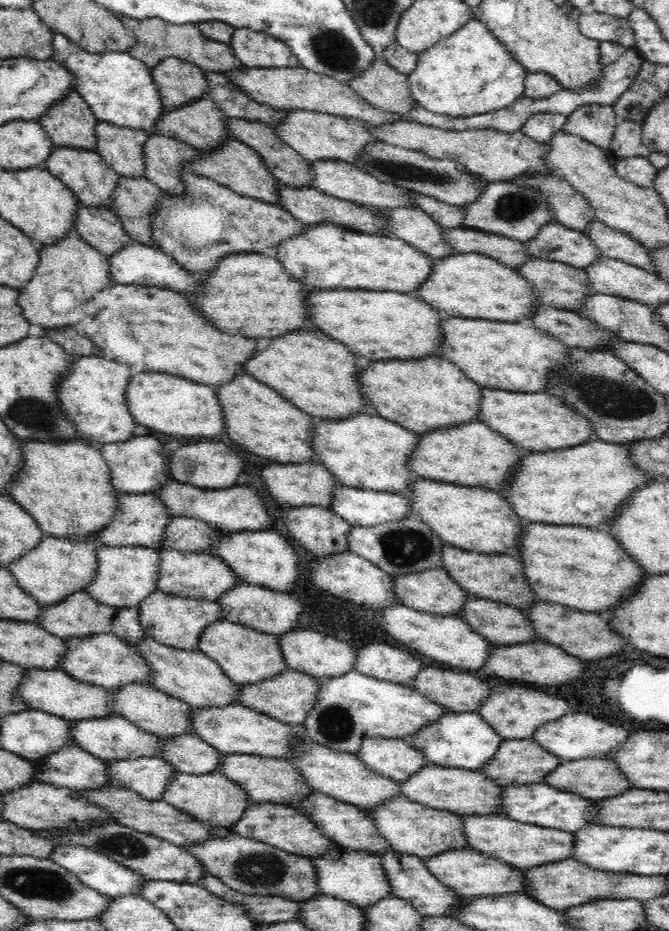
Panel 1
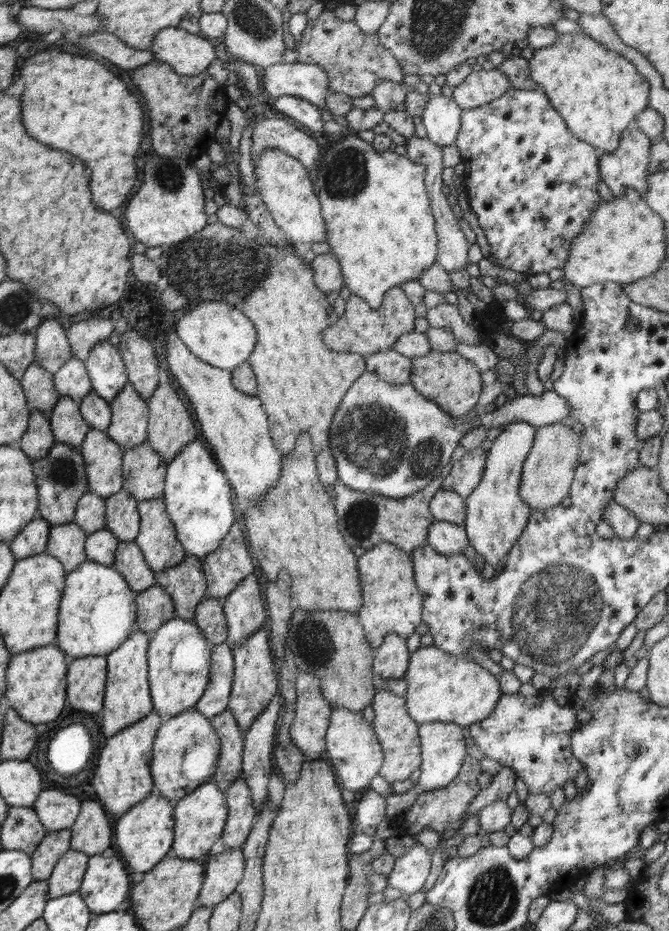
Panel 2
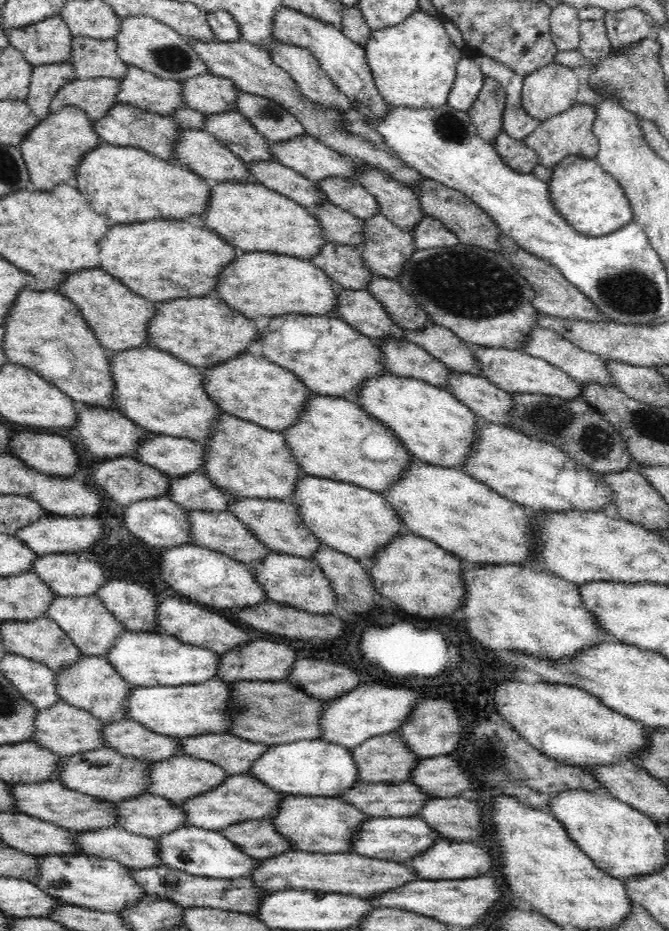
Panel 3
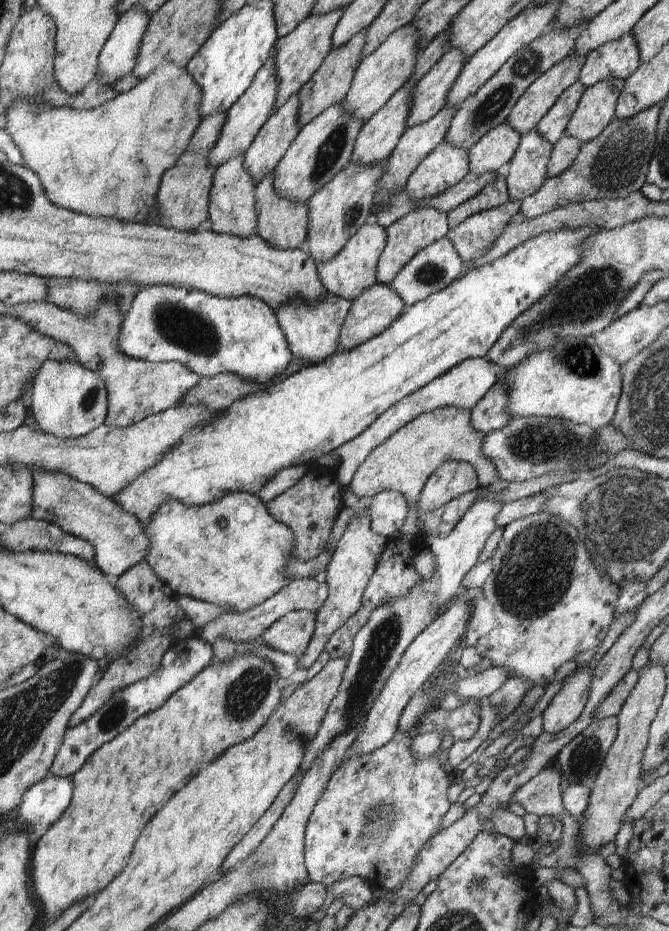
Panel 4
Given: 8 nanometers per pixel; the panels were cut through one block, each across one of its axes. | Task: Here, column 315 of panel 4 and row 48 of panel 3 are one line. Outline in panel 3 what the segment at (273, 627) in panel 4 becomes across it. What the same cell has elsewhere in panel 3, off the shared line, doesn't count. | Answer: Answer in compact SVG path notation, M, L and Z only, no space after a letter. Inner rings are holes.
M628 8L628 10L622 10L620 12L608 10L603 19L613 49L622 48L622 46L628 46L628 44L636 44L636 42L642 42L642 40L652 32L649 16L637 8Z

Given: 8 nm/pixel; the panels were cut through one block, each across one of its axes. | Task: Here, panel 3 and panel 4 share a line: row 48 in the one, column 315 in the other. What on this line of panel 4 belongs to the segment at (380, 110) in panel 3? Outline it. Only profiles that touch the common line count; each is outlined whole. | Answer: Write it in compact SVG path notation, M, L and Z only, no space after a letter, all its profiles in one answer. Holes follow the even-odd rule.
M327 292L323 300L316 305L308 305L305 301L297 299L287 301L276 310L279 325L291 353L303 362L304 367L317 365L341 349L339 336L344 319L350 312L351 302Z

